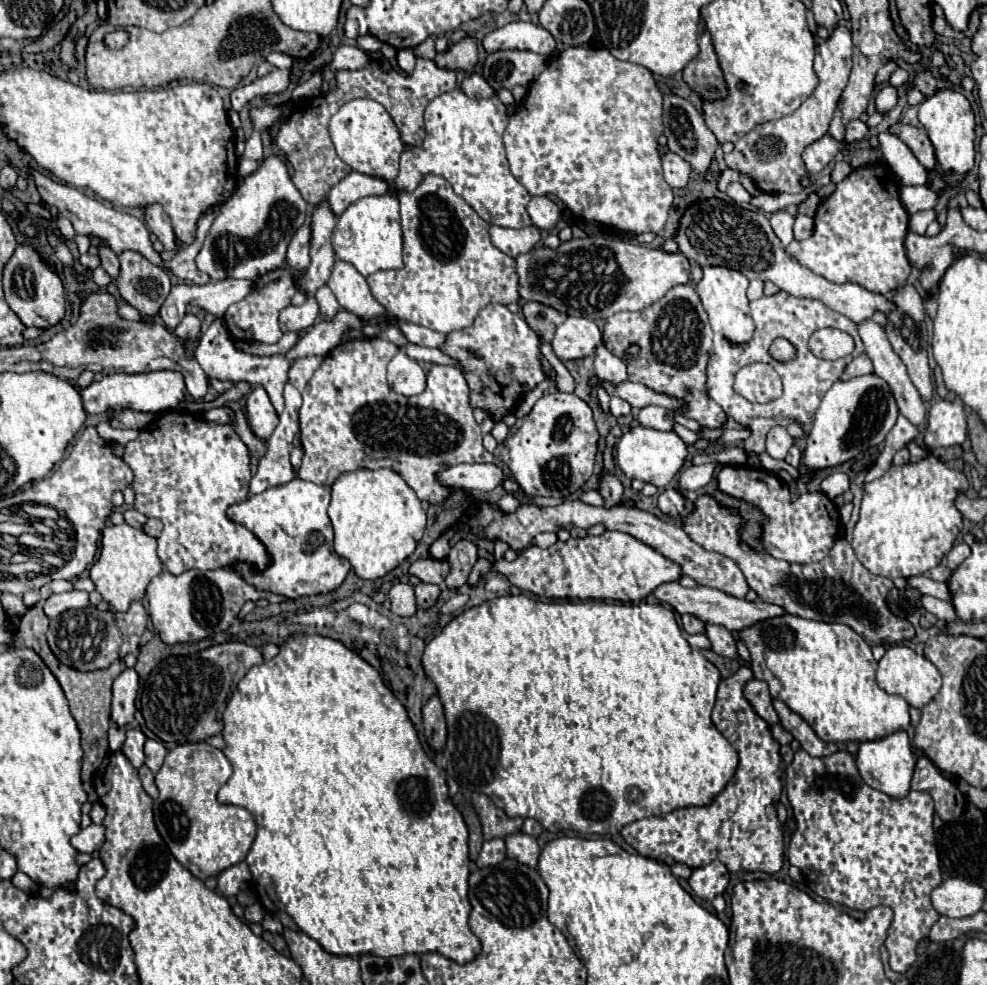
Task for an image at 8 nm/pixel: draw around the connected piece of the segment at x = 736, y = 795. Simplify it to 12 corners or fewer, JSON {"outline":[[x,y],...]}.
{"outline":[[741,665],[713,723],[739,767],[709,807],[633,821],[641,855],[777,873],[781,755],[743,697]]}

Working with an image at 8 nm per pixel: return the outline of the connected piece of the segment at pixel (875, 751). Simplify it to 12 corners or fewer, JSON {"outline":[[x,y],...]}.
{"outline":[[897,731],[855,755],[863,781],[893,797],[911,791],[915,755]]}

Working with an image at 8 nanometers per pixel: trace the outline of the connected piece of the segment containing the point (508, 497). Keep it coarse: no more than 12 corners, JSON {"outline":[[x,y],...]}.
{"outline":[[505,493],[499,501],[501,511],[515,511],[519,497]]}

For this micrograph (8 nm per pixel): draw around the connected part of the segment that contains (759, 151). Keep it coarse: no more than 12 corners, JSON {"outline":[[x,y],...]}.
{"outline":[[851,31],[817,45],[819,85],[791,115],[725,155],[765,193],[799,193],[801,153],[821,139],[849,81]]}

